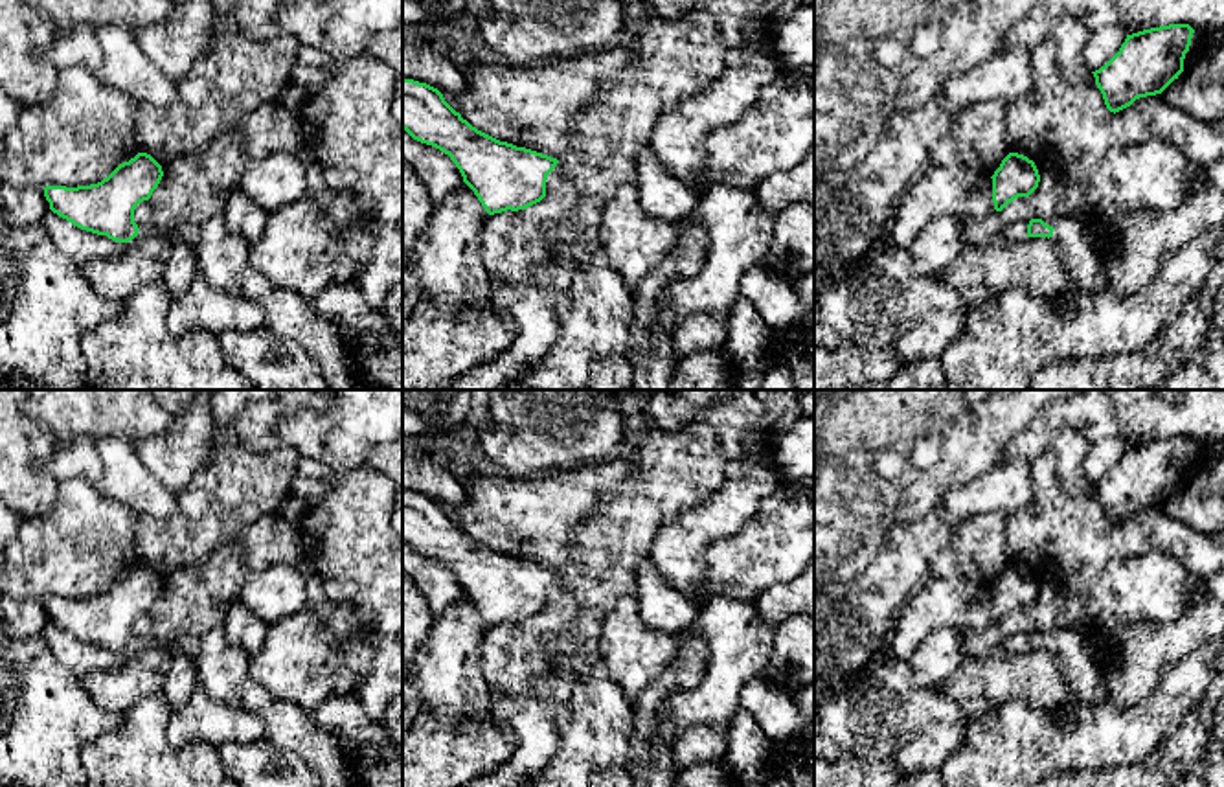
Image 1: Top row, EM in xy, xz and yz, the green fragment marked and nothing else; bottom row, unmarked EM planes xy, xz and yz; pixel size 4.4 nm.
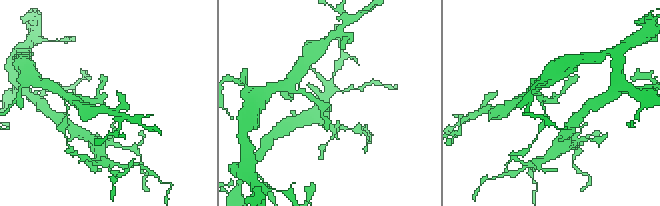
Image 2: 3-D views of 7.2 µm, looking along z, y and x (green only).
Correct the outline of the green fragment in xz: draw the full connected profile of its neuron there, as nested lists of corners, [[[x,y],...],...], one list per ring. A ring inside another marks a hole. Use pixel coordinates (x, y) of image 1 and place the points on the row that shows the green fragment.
[[[404,77],[402,129],[414,140],[448,154],[489,215],[540,202],[548,175],[559,164],[557,158],[478,131],[437,88]]]

